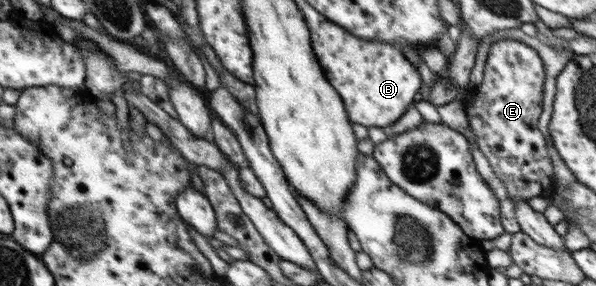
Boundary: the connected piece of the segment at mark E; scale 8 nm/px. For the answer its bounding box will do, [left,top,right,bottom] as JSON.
[465,38,556,200]

